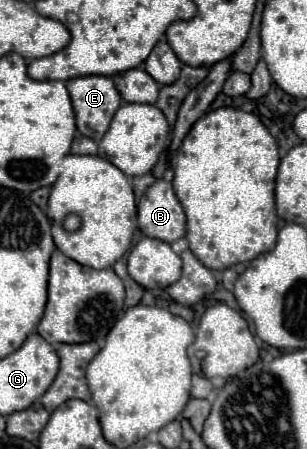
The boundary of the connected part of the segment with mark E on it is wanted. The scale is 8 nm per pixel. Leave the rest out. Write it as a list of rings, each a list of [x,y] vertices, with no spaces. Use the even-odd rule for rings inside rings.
[[[85,75],[69,79],[65,85],[73,101],[79,133],[99,143],[109,129],[111,117],[121,105],[119,91],[111,77]]]

